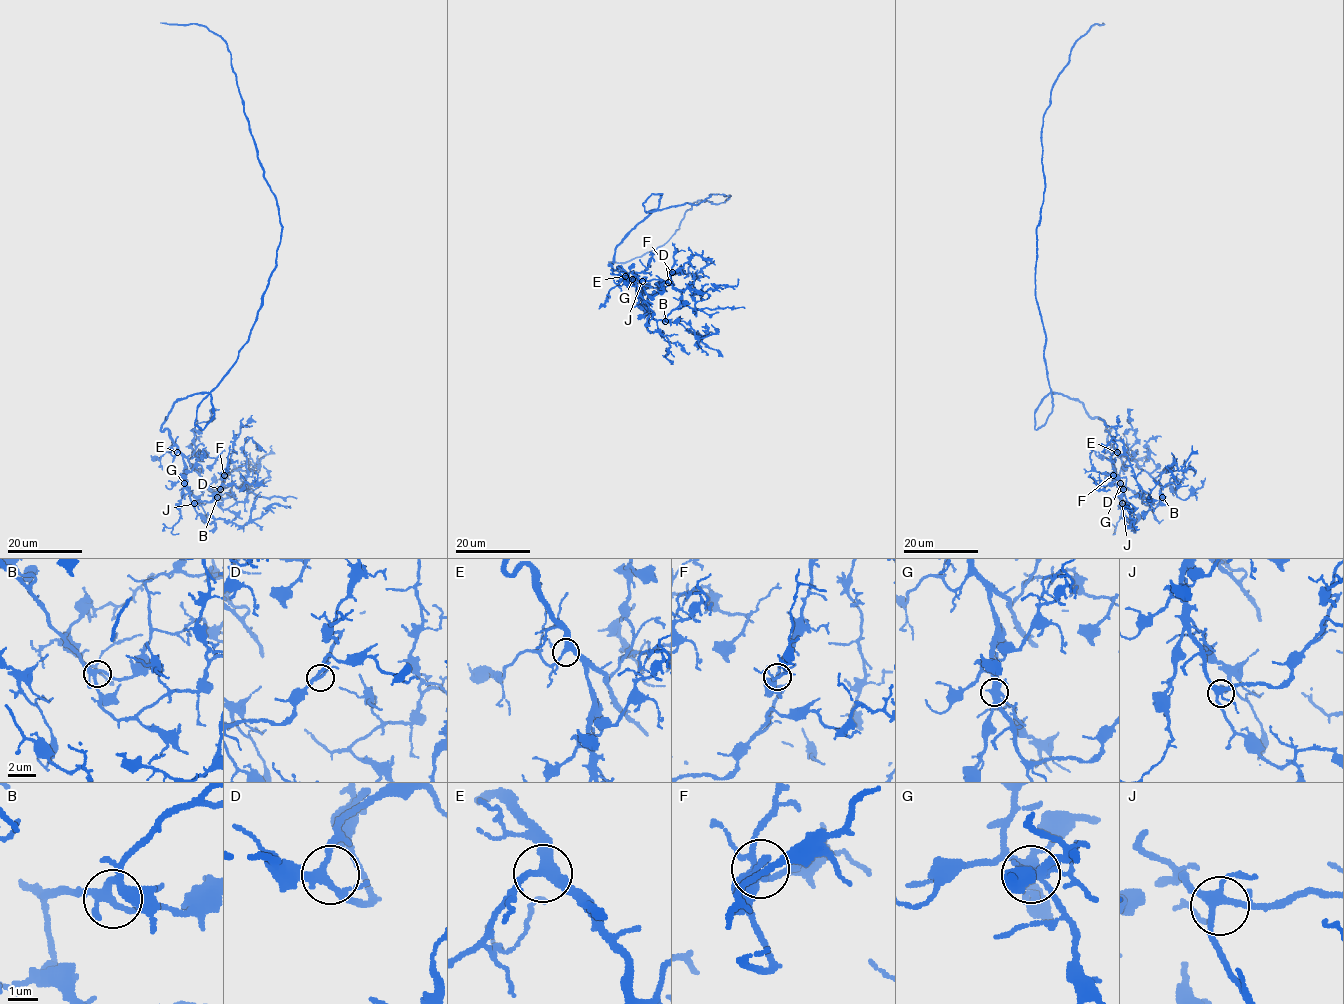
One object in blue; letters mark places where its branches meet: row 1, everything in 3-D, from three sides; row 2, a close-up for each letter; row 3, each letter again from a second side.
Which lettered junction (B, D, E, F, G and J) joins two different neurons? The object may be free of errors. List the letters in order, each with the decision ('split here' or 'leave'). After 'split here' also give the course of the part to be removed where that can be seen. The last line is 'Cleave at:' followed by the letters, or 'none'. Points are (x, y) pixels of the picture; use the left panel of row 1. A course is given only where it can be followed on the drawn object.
B: leave
D: leave
E: leave
F: leave
G: split here; course (184, 483), (180, 517), (171, 531), (178, 533)
J: leave
Cleave at: G

